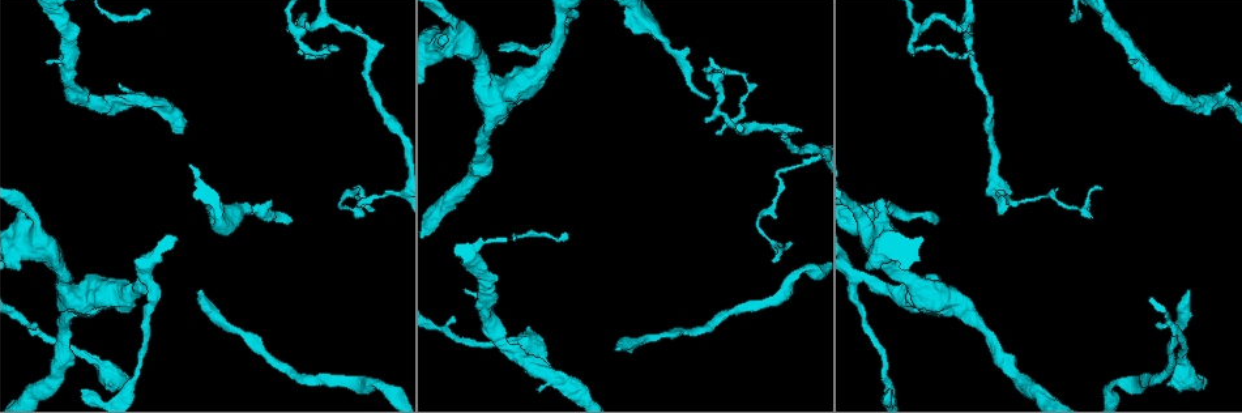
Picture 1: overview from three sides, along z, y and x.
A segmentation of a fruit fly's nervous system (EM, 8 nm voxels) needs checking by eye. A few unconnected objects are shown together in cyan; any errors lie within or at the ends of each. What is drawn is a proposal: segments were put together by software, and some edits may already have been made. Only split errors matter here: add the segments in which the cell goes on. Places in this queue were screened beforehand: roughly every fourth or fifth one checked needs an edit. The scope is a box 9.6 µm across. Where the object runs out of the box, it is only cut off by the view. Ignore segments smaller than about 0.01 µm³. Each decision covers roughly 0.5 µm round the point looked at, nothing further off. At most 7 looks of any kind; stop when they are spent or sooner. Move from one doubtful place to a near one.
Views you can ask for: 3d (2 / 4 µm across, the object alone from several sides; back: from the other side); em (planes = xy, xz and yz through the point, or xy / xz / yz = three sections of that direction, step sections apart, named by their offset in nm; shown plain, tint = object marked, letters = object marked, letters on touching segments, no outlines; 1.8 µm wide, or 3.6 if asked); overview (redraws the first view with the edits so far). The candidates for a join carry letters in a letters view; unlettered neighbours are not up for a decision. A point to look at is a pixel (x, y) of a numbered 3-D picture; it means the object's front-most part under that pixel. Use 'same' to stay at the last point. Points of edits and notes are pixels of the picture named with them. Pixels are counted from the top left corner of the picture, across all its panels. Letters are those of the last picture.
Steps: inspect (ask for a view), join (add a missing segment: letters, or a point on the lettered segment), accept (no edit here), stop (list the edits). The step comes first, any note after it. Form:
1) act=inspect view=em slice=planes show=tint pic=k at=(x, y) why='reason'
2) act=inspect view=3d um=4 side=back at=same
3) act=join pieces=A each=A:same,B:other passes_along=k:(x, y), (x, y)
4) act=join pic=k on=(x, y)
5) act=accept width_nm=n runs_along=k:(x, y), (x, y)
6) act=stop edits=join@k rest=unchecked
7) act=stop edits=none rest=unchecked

act=inspect view=3d um=4 side=back pic=1 at=(291, 219) why='an open end'

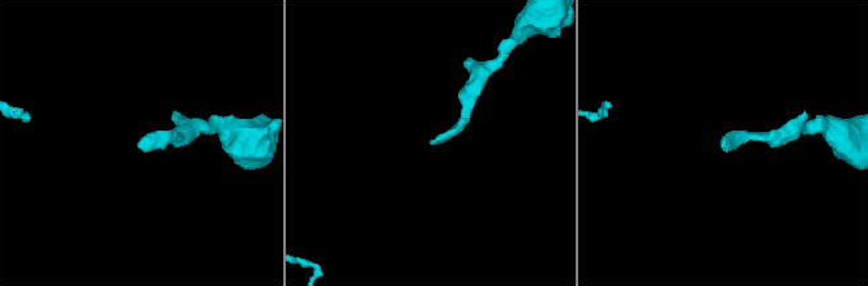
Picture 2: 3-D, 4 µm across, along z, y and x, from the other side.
act=inspect view=em slice=planes show=tint pic=2 at=(724, 148) why='now the EM'

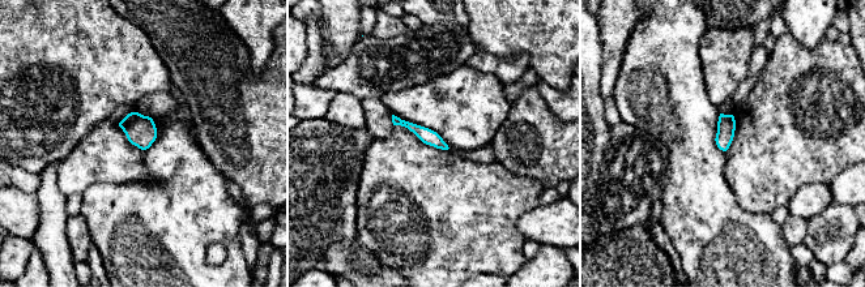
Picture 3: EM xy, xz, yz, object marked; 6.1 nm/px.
act=inspect view=em slice=planes show=letters at=same why='what lies round it'

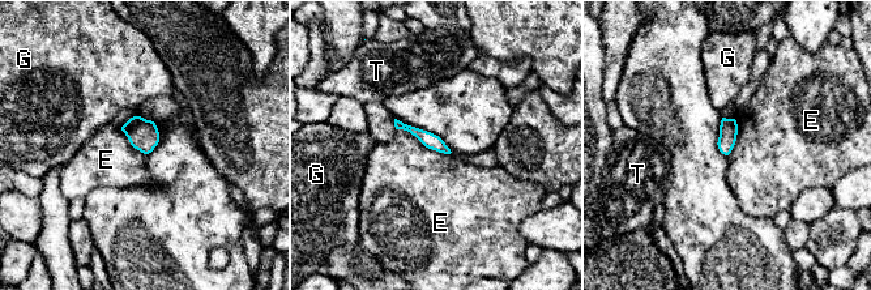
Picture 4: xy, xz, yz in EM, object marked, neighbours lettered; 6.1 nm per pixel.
act=accept longest_contact=E:380nm each=E:other,G:other,T:other found='no lettered segment goes on from it'

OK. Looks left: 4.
act=inspect view=em slice=planes show=tint pic=1 at=(921, 27) why='arms part here'

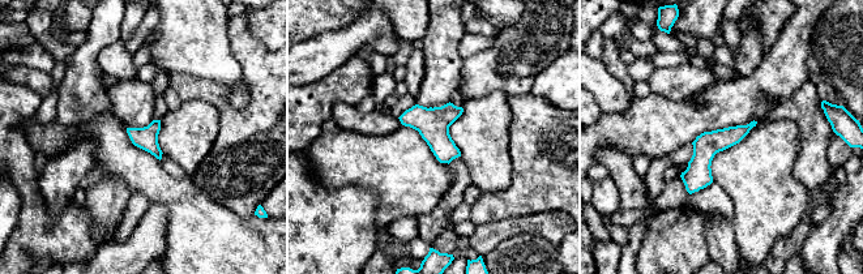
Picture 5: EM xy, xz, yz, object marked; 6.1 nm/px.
act=inspect view=em slice=planes show=letters at=same why='what lies round it'

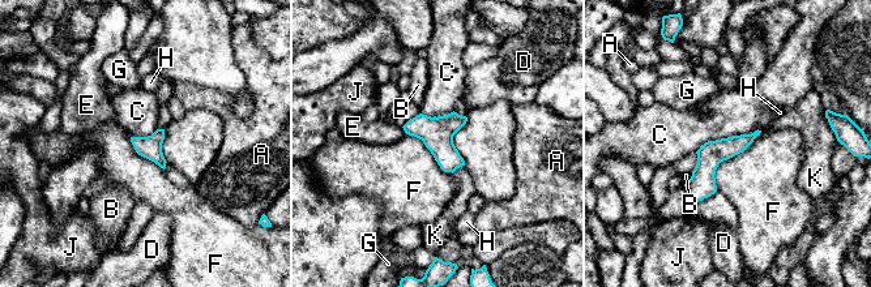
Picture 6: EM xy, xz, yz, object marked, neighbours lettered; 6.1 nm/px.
act=accept longest_contact=F:460nm each=A:other,B:other,C:other,D:other,E:other,F:other,G:other,H:other,J:other,K:other runs_along=6:(750, 137), (705, 168), (695, 198) found='no lettered segment goes on from it'

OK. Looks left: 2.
act=stop edits=none rest=unchecked

